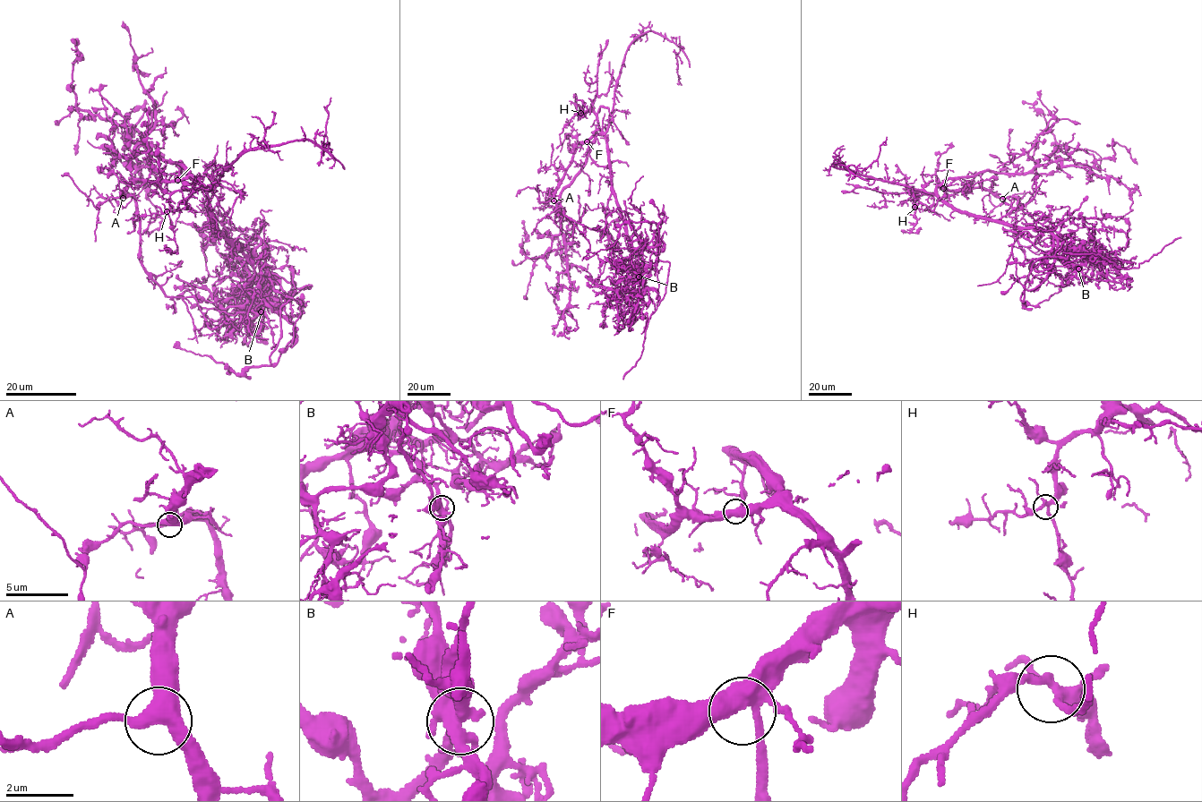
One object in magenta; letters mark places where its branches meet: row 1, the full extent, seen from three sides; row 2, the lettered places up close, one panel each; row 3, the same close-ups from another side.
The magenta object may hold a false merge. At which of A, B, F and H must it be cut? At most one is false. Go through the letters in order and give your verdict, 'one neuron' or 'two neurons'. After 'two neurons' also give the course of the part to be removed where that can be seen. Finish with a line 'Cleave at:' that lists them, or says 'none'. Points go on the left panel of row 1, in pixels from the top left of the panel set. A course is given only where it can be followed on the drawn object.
A: one neuron
B: two neurons; course (261, 311), (244, 288), (247, 278), (263, 268), (296, 287), (311, 285), (276, 311), (253, 271), (236, 260)
F: one neuron
H: one neuron
Cleave at: B

